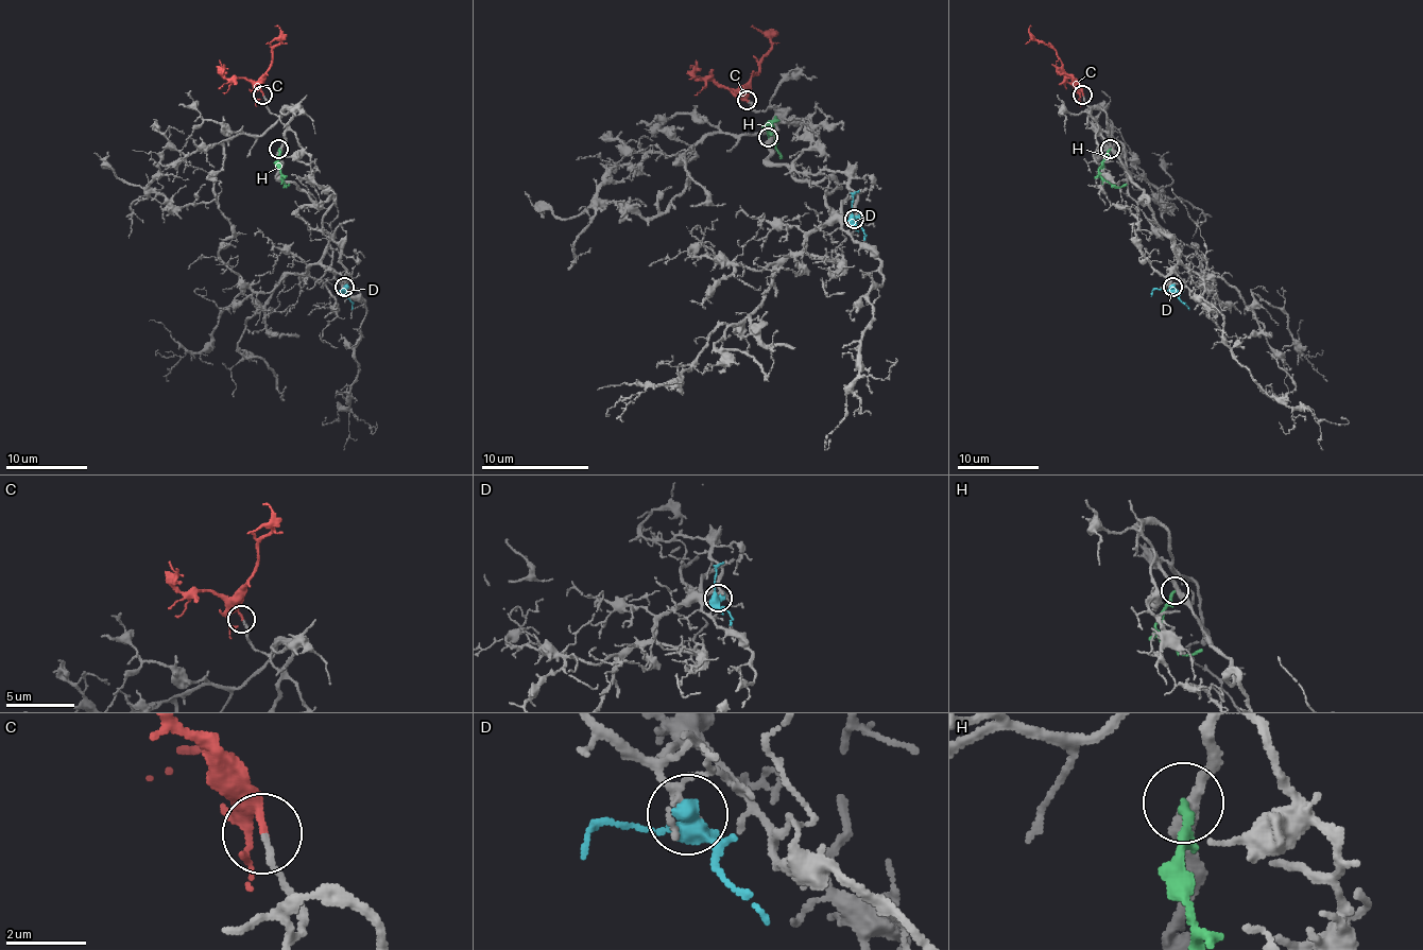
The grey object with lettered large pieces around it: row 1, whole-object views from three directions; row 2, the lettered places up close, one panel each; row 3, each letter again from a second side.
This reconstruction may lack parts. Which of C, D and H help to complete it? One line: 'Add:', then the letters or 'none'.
Add: C

